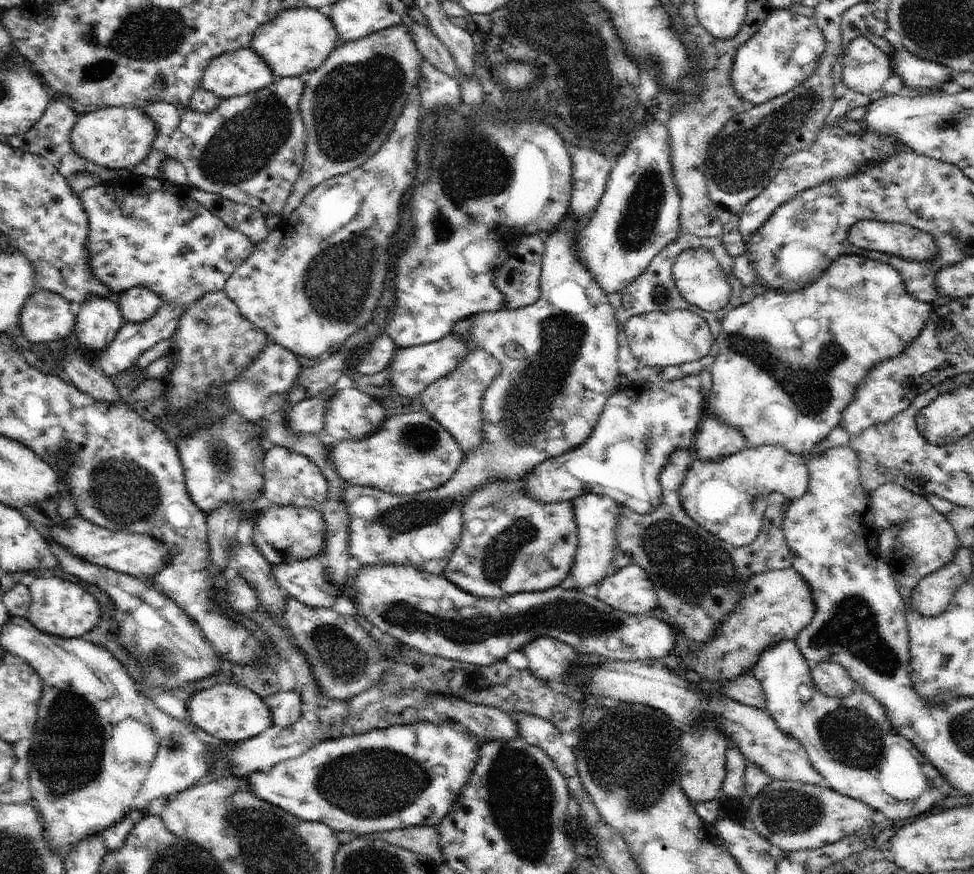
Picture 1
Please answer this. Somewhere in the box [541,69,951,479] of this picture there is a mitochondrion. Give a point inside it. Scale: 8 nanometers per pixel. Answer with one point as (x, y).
(742, 162)

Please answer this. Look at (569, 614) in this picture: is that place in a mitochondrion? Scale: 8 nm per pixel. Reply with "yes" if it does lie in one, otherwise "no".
yes

